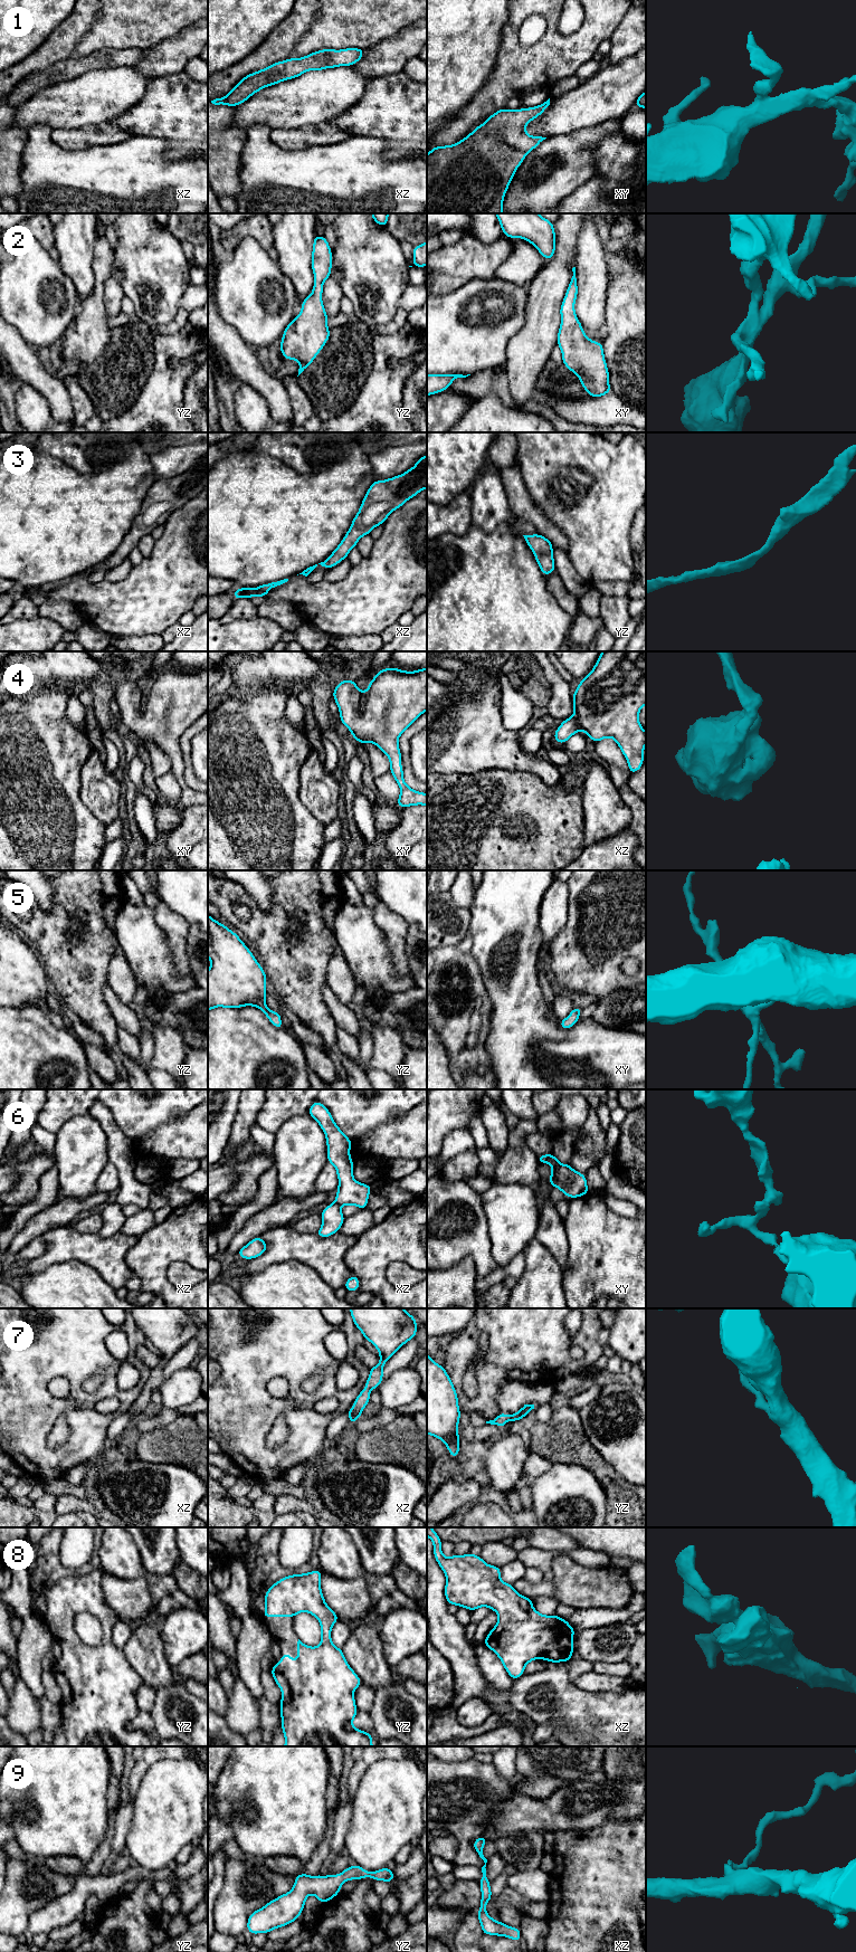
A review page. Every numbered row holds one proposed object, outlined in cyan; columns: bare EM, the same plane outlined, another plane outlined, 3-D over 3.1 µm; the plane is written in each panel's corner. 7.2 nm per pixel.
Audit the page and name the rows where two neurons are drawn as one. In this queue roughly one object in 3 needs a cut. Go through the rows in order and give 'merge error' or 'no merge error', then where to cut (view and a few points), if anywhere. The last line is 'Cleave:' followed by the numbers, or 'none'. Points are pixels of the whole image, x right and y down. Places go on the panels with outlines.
1: no merge error; cut none
2: no merge error; cut none
3: no merge error; cut none
4: no merge error; cut none
5: no merge error; cut none
6: merge error; cut xy (561, 1164), (558, 1168), (557, 1180), (553, 1186)
7: no merge error; cut none
8: no merge error; cut none
9: no merge error; cut none
Cleave: 6

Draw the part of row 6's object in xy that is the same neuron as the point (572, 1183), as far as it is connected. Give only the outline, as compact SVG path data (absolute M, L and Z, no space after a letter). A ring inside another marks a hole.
M568 1163L558 1168L554 1187L561 1190L565 1197L572 1199L589 1192L586 1175L572 1169Z

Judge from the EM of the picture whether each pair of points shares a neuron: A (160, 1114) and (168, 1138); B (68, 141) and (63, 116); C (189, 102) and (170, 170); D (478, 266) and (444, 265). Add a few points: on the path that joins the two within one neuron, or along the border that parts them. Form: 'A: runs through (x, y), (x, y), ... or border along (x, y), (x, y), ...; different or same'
A: border along (188, 1113), (140, 1135); different
B: border along (91, 124), (78, 127), (55, 127), (53, 130); different
C: border along (158, 137), (168, 143), (168, 159), (196, 158); different
D: runs through (469, 265), (453, 265); same

